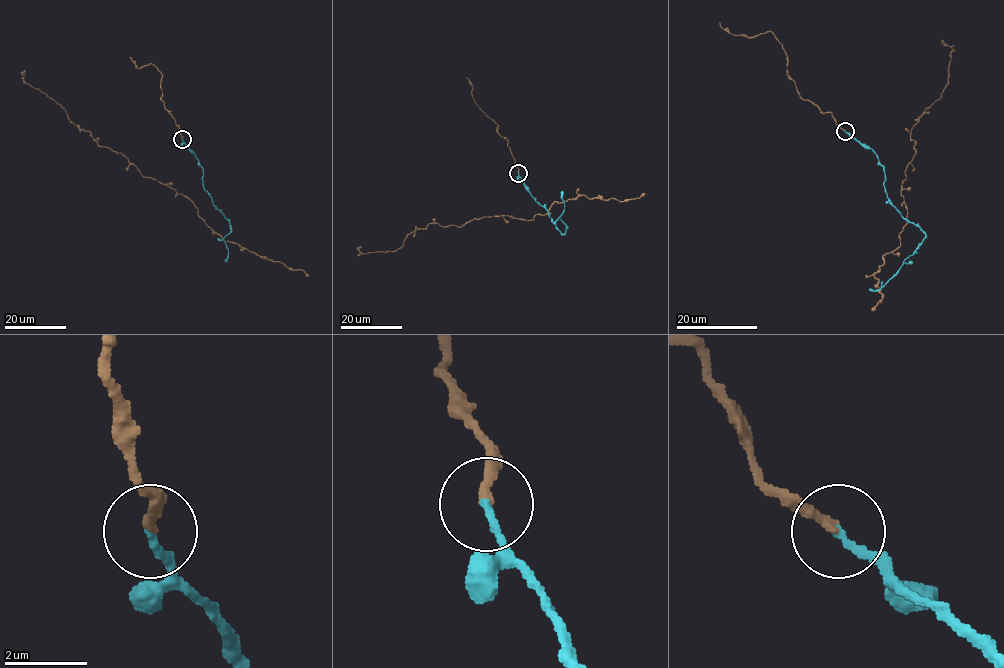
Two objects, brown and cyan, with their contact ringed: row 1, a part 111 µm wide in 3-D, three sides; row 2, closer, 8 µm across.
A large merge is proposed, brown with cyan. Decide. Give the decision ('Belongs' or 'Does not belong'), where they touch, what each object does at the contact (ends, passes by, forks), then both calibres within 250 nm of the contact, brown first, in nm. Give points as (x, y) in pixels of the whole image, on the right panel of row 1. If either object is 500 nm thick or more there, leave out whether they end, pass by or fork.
Belongs. Place: (845, 131). At the ring brown ends. At the ring cyan ends. Thickness 240 nm (brown) against 190 nm

